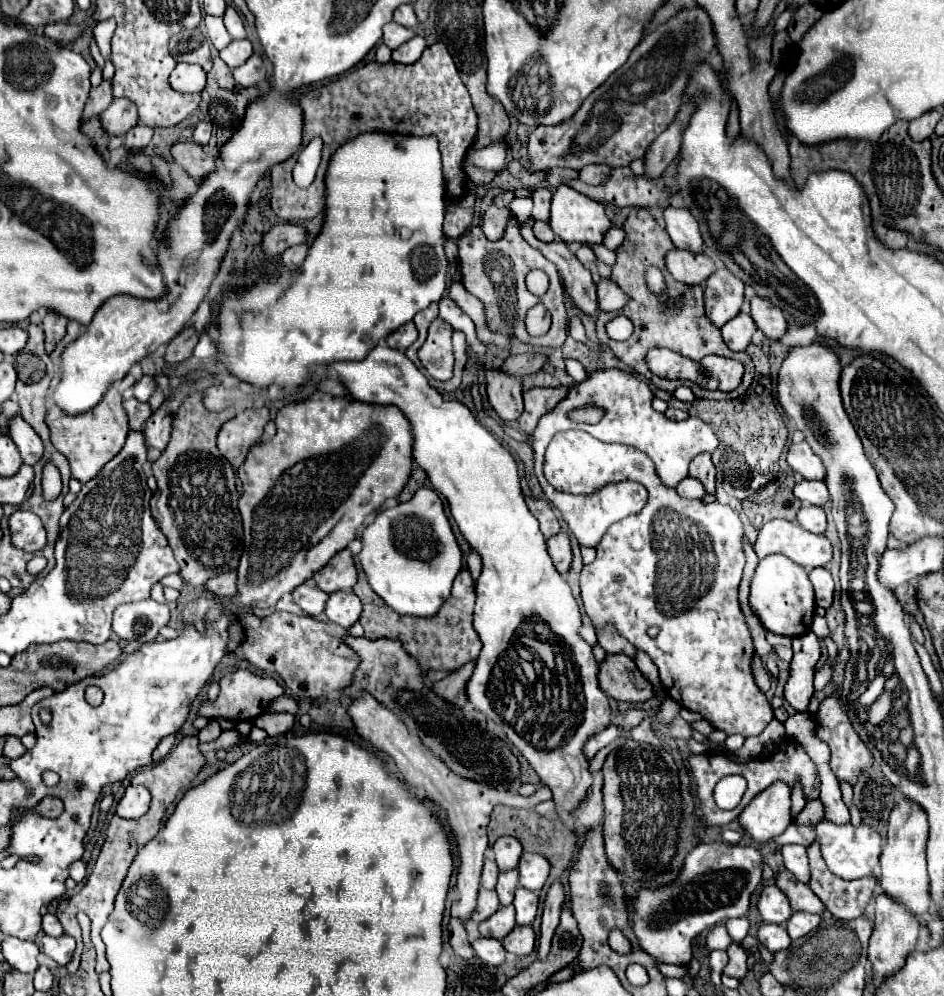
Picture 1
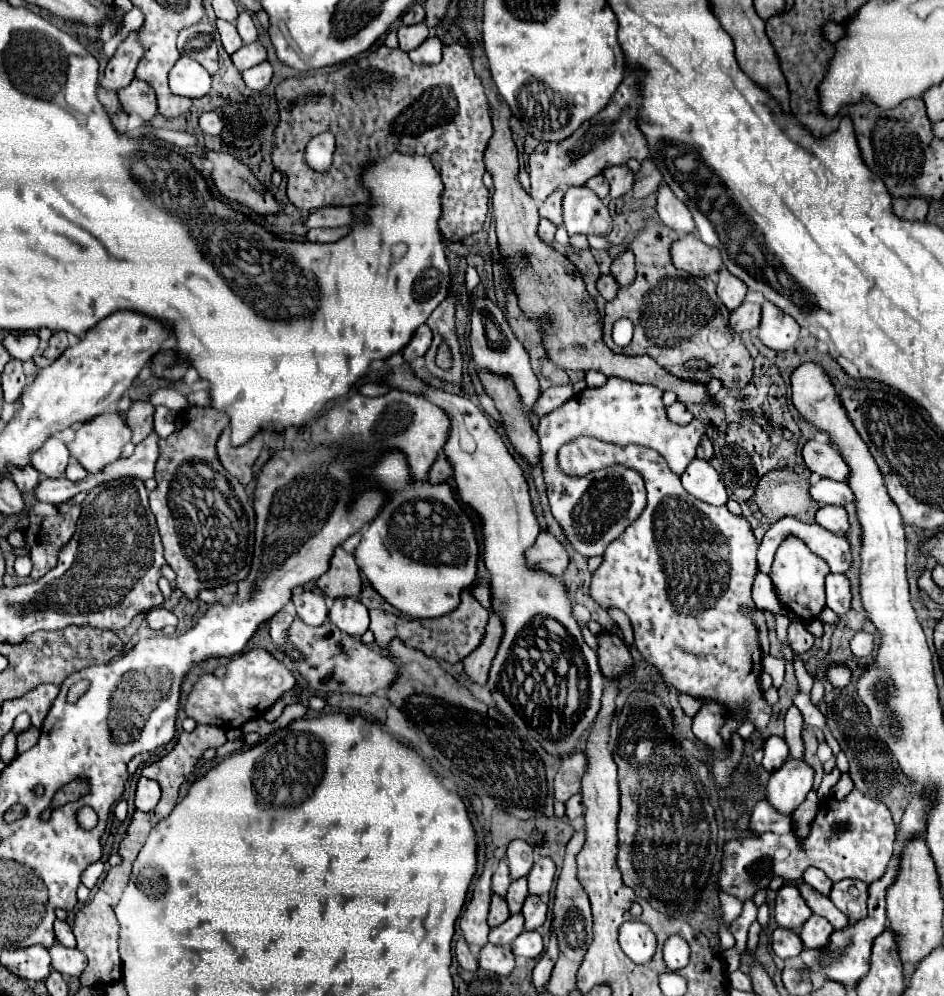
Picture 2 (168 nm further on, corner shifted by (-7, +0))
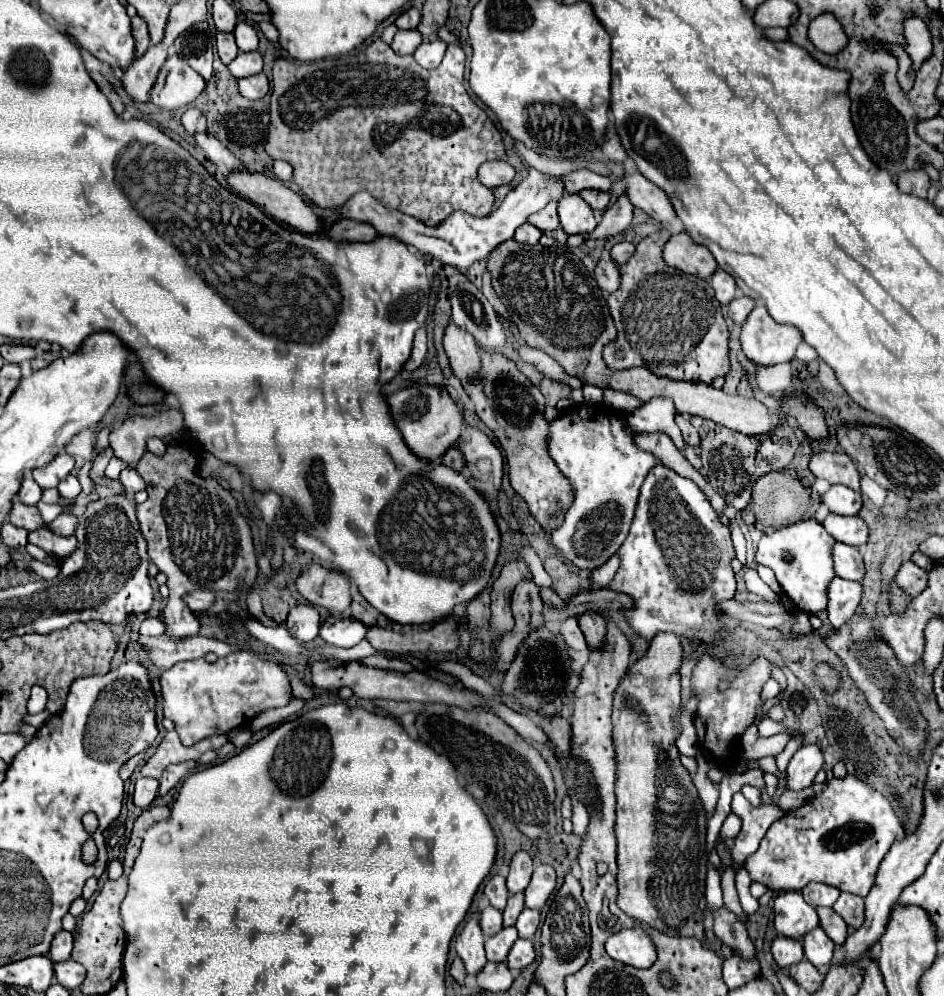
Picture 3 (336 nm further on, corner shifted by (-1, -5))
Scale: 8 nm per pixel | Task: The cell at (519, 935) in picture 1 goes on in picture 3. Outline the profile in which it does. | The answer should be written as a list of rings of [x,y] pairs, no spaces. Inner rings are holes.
[[[519,938],[519,940],[513,944],[513,948],[511,948],[509,956],[507,956],[507,966],[509,966],[511,970],[523,970],[523,968],[527,968],[533,960],[535,960],[535,950],[533,950],[531,940]]]

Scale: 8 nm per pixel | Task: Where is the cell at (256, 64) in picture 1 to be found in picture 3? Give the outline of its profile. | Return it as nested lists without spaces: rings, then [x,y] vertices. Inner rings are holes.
[[[261,72],[261,74],[249,76],[249,78],[241,78],[241,80],[239,80],[239,92],[241,92],[241,96],[245,96],[245,98],[249,98],[249,100],[259,100],[259,98],[263,98],[263,96],[269,92],[267,76]]]

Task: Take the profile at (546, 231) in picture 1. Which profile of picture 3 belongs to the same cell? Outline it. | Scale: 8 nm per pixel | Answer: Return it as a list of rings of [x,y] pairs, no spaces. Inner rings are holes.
[[[525,222],[525,224],[521,224],[521,228],[517,228],[513,240],[519,242],[519,244],[537,244],[539,238],[541,238],[541,234],[543,232],[539,228],[533,228],[533,224]]]

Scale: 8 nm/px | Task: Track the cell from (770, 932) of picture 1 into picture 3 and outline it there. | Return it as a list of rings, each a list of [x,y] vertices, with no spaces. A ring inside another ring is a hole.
[[[777,936],[773,940],[771,954],[775,958],[775,964],[779,964],[785,970],[805,958],[803,956],[803,942],[795,940],[795,938],[785,938],[785,936]]]

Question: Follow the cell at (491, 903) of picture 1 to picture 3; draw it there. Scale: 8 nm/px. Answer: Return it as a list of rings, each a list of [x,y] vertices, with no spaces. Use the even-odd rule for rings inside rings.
[[[493,906],[483,908],[481,914],[479,914],[479,926],[481,926],[485,938],[495,936],[499,930],[503,930],[503,918],[501,918],[501,912],[495,910]]]

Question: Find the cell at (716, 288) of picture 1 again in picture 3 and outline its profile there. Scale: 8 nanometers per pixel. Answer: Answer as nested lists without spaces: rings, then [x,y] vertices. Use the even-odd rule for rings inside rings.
[[[717,268],[715,274],[711,276],[711,286],[715,290],[717,300],[721,302],[721,306],[727,306],[735,296],[737,296],[737,286],[733,276],[729,276],[725,270]]]

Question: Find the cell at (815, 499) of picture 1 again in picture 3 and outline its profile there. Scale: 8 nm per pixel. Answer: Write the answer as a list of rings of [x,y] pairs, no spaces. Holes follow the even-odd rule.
[[[831,486],[831,490],[821,496],[821,500],[829,506],[833,514],[839,514],[839,516],[857,516],[863,506],[861,494],[845,486]]]

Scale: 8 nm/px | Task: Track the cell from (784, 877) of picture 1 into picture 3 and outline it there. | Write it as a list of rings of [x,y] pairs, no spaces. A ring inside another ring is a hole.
[[[817,908],[817,914],[821,918],[821,928],[827,932],[827,936],[837,946],[841,946],[845,942],[845,936],[849,934],[845,920],[833,908]]]

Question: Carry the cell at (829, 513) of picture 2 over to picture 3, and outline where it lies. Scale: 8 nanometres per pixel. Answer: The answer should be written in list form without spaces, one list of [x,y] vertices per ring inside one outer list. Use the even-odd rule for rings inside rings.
[[[829,514],[823,520],[823,526],[825,526],[825,530],[837,542],[843,542],[843,544],[849,544],[849,546],[863,546],[863,544],[867,544],[869,528],[857,516],[837,516],[837,514]]]

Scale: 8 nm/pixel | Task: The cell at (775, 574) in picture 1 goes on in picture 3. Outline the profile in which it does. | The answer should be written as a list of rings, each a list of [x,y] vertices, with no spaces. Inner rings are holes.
[[[813,518],[801,520],[793,526],[779,528],[765,534],[765,538],[759,540],[755,560],[763,566],[769,566],[775,572],[783,592],[795,602],[799,610],[807,614],[817,614],[827,608],[827,600],[829,600],[827,588],[829,588],[829,582],[835,578],[833,556],[831,556],[833,544],[835,544],[833,536],[825,532],[821,522]]]

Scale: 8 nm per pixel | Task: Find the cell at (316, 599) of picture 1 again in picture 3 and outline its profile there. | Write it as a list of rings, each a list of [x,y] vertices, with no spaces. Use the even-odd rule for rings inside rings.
[[[297,604],[291,608],[285,626],[289,634],[301,642],[311,642],[317,638],[319,628],[321,628],[321,616],[317,608],[307,606],[307,604]]]

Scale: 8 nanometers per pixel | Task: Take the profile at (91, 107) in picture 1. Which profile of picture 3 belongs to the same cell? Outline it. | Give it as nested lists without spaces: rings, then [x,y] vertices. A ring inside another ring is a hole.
[[[135,16],[133,20],[133,36],[135,36],[135,44],[137,44],[137,56],[145,54],[145,50],[149,48],[151,40],[149,40],[149,30],[147,30],[147,24],[141,16]]]

